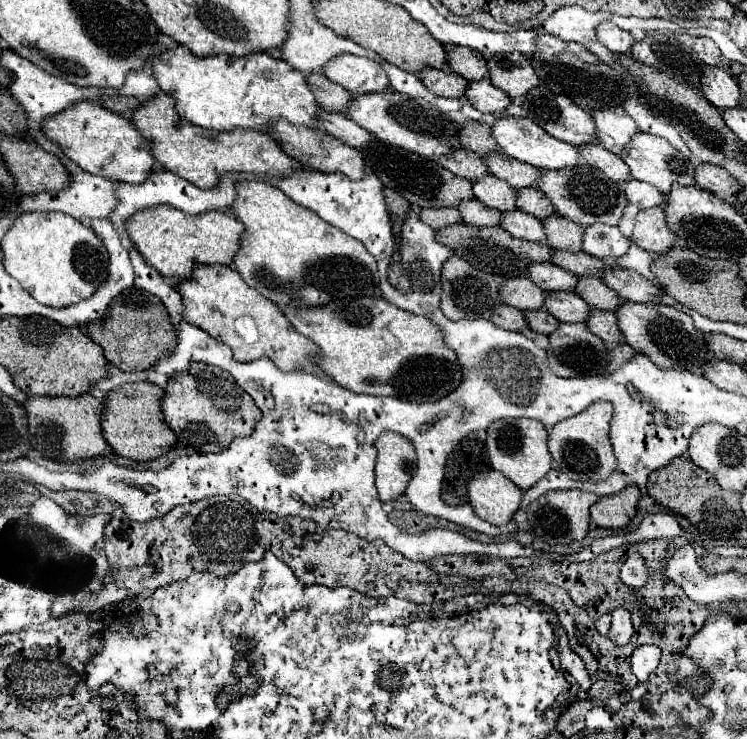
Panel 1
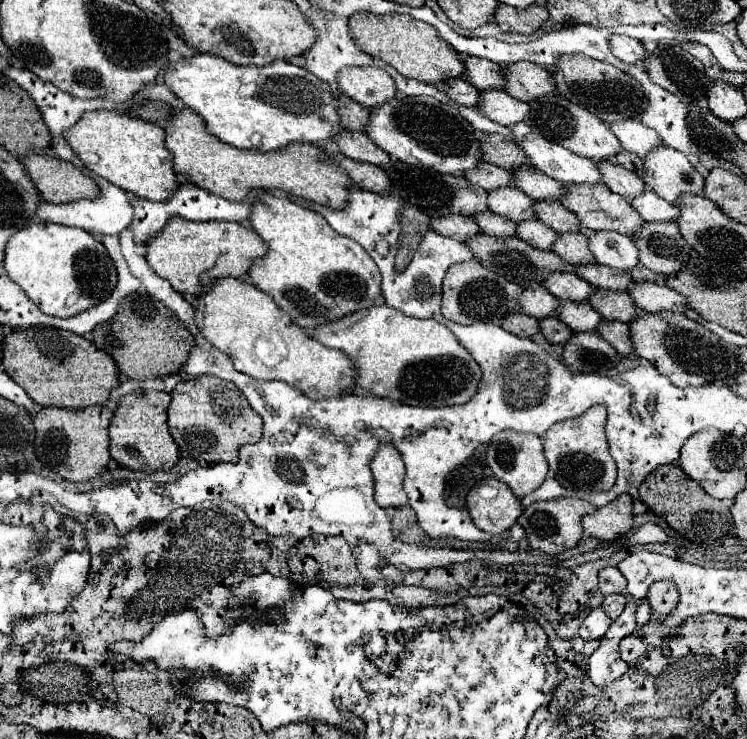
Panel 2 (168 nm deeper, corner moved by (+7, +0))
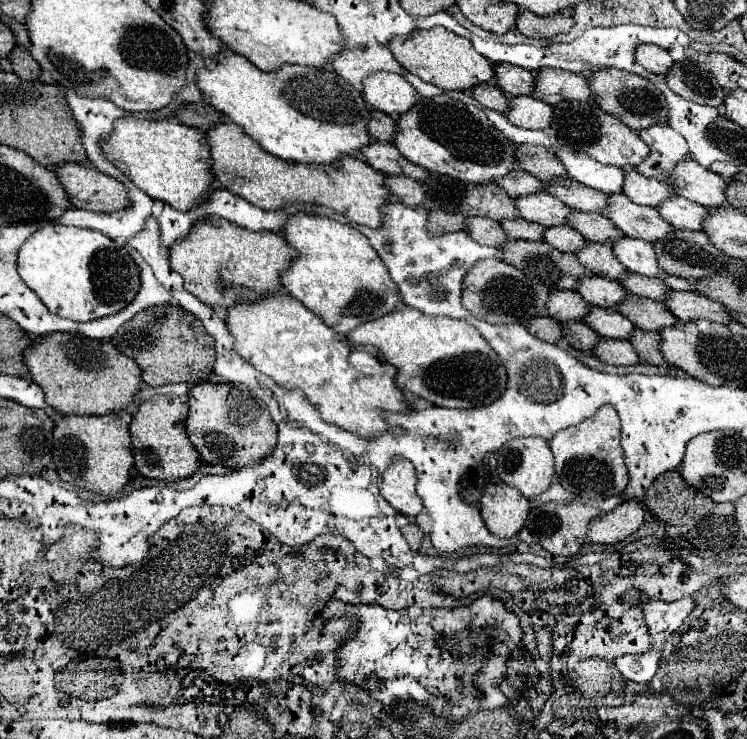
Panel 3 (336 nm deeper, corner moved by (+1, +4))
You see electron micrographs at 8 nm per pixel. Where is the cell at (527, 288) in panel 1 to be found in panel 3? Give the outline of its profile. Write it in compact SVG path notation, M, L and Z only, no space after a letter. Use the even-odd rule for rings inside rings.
M551 291L547 297L547 313L557 321L579 321L587 315L589 303L577 291Z

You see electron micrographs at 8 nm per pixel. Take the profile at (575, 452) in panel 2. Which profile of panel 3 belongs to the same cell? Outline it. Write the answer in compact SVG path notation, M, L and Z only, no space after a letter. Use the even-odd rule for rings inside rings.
M603 405L593 417L585 419L583 423L555 433L549 445L555 455L555 473L559 477L559 483L569 491L579 493L581 497L621 495L629 479L627 467L623 463L619 437L621 427L613 405Z

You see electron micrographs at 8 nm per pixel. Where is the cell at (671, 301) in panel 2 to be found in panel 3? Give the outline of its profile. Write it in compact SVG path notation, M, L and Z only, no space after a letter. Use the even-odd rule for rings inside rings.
M671 291L665 301L667 309L679 319L679 321L697 321L697 319L709 319L727 323L731 319L725 311L725 307L717 301L711 301L705 295L693 293L693 291Z

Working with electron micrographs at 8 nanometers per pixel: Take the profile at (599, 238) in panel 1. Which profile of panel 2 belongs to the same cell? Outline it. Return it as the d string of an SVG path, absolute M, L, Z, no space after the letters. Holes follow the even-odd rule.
M599 231L591 233L589 241L591 253L595 255L595 261L613 269L635 269L639 265L639 251L633 239L621 233L609 233Z

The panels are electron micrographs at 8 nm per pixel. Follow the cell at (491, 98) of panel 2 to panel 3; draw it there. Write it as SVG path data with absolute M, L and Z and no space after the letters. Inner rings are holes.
M519 95L509 99L509 109L505 117L509 123L523 129L545 129L551 123L551 105L533 99L529 95Z

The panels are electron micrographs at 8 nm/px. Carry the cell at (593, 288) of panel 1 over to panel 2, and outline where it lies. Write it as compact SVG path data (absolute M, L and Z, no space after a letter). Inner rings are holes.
M597 289L593 297L589 299L591 307L599 311L607 321L623 321L631 323L637 319L643 311L633 303L633 299L627 293L617 293L617 291L607 291L607 289Z

